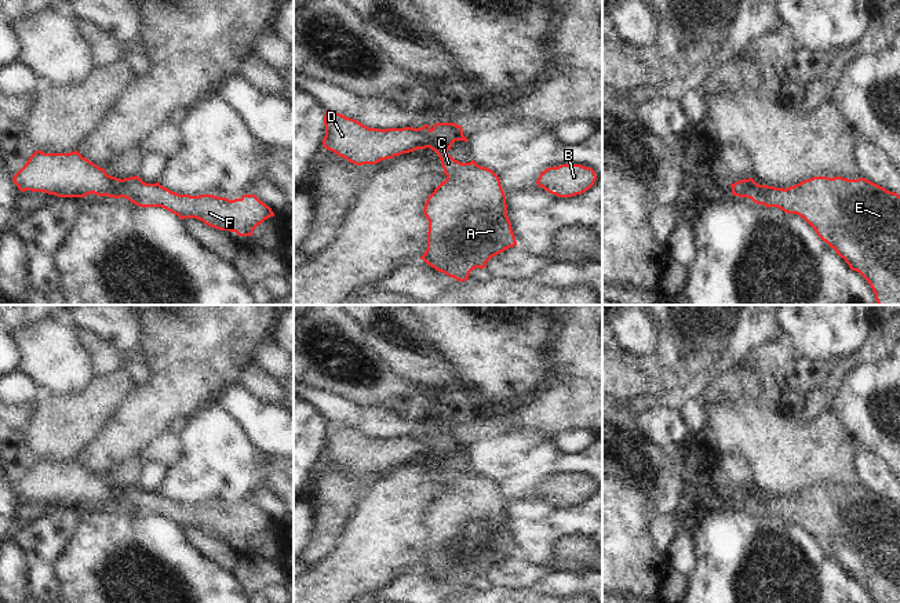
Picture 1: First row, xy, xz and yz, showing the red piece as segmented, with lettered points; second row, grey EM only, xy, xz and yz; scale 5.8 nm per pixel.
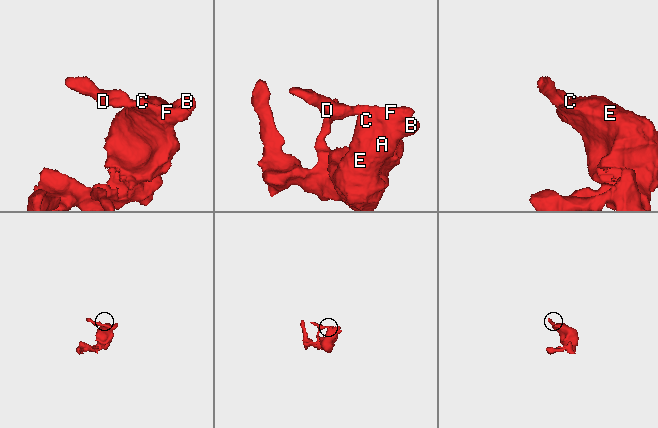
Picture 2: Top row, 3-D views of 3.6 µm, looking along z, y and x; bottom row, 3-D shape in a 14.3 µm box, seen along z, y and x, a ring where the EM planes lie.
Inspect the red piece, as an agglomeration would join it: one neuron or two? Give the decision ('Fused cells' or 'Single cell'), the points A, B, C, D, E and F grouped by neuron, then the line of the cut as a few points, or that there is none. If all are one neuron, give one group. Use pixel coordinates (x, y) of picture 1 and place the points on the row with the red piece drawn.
Single cell. Groups: A B C D E F. No split.

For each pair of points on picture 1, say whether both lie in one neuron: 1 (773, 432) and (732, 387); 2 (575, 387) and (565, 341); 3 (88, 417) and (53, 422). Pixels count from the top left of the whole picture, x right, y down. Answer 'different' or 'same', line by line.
1: different
2: same
3: same

